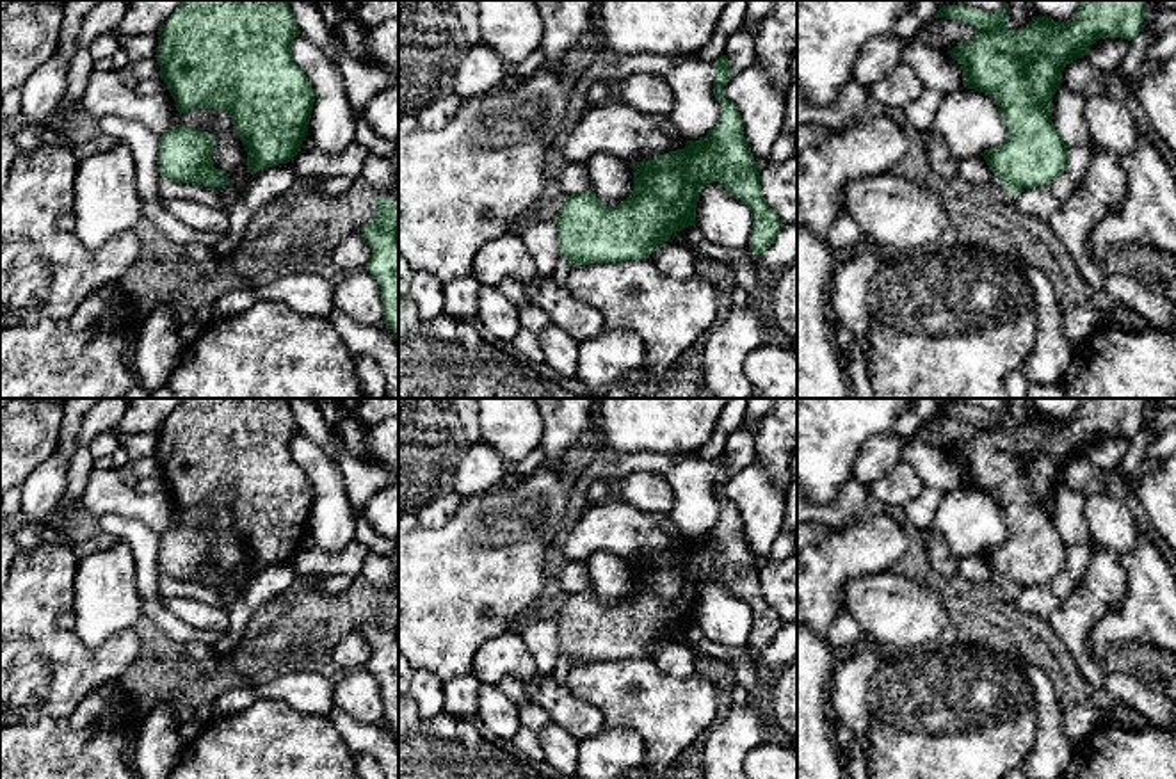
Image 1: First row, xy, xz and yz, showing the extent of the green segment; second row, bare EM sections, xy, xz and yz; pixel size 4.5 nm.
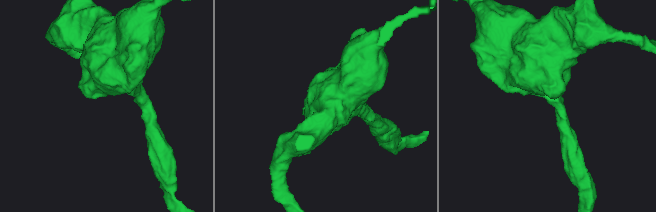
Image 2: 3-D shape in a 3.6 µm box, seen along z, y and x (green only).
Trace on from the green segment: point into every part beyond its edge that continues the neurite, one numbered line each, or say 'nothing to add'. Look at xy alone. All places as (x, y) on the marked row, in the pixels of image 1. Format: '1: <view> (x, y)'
nothing to add

